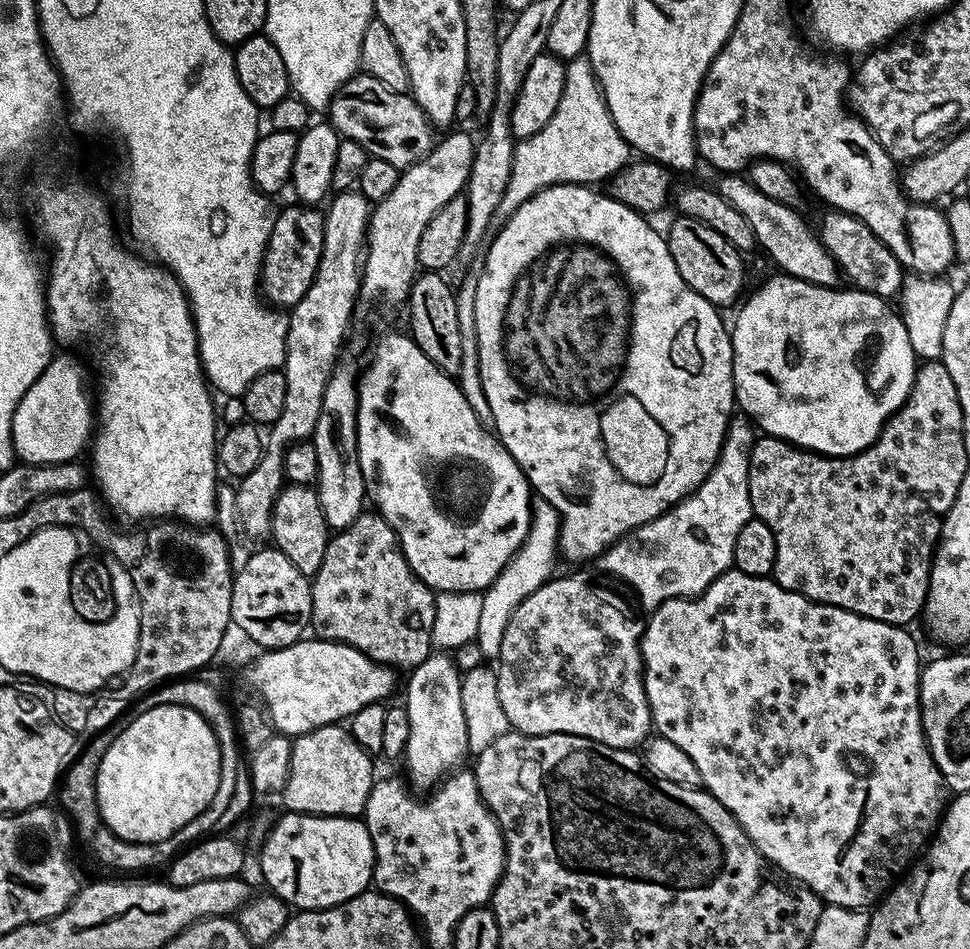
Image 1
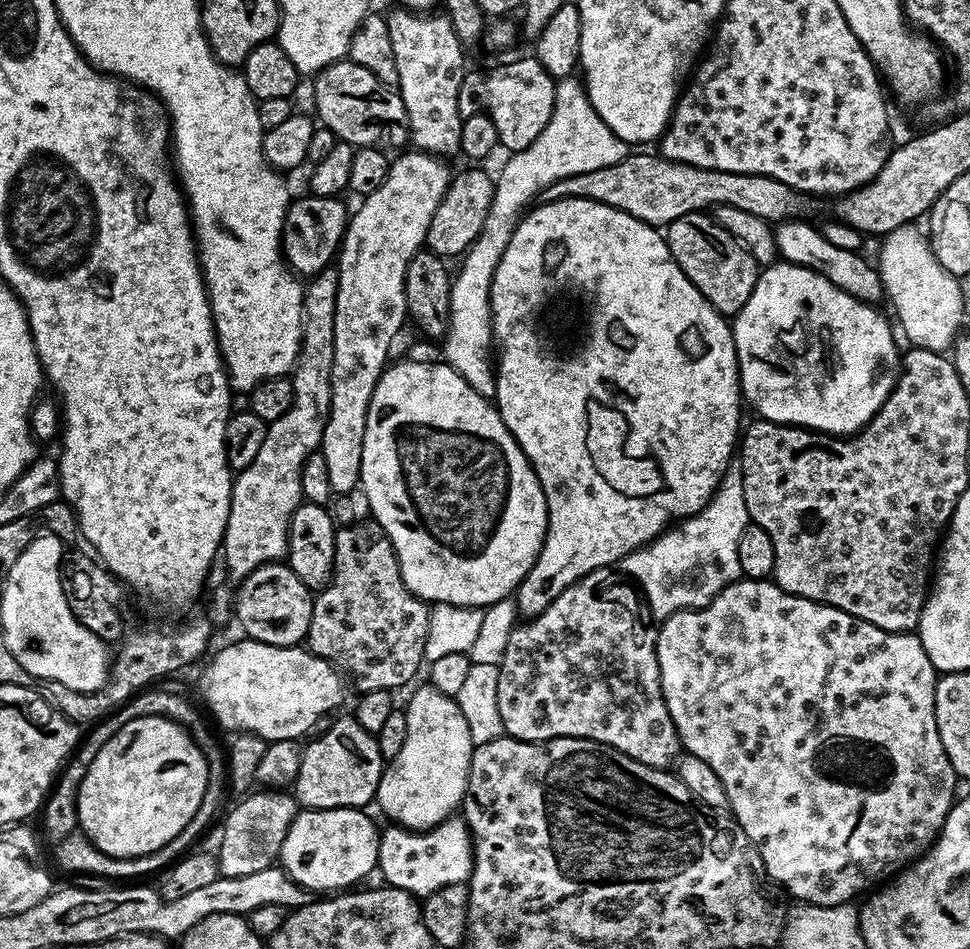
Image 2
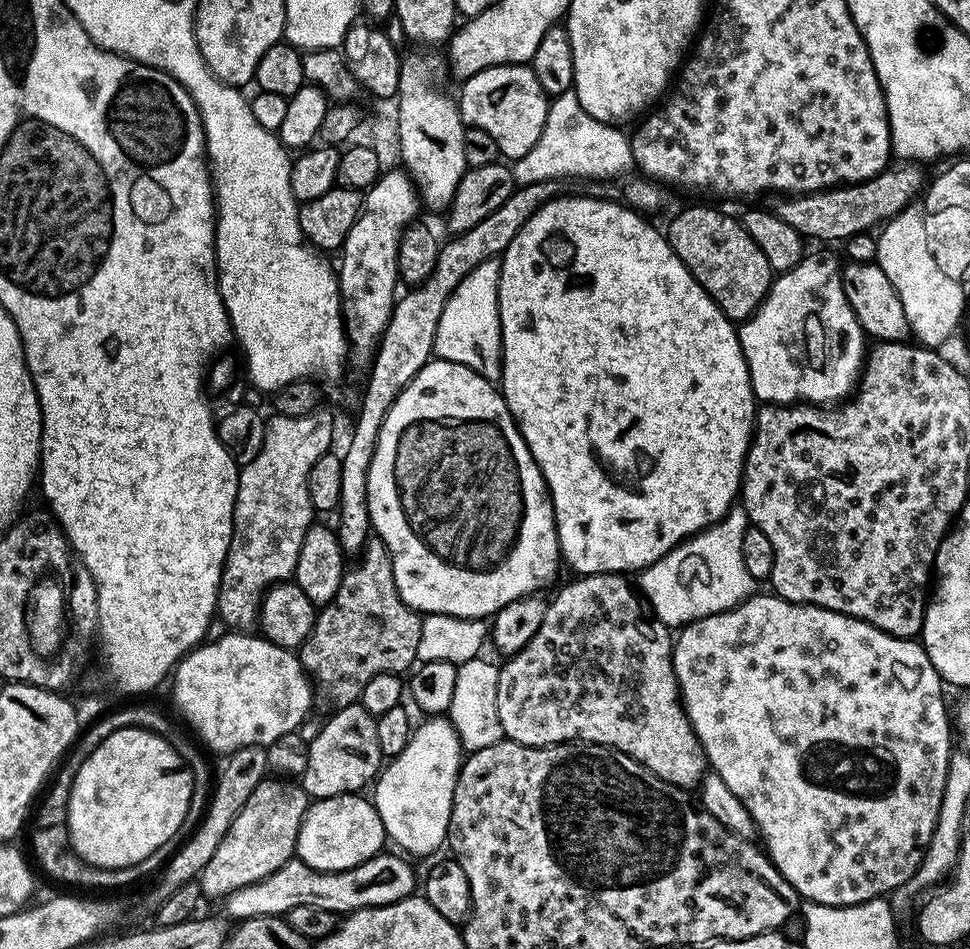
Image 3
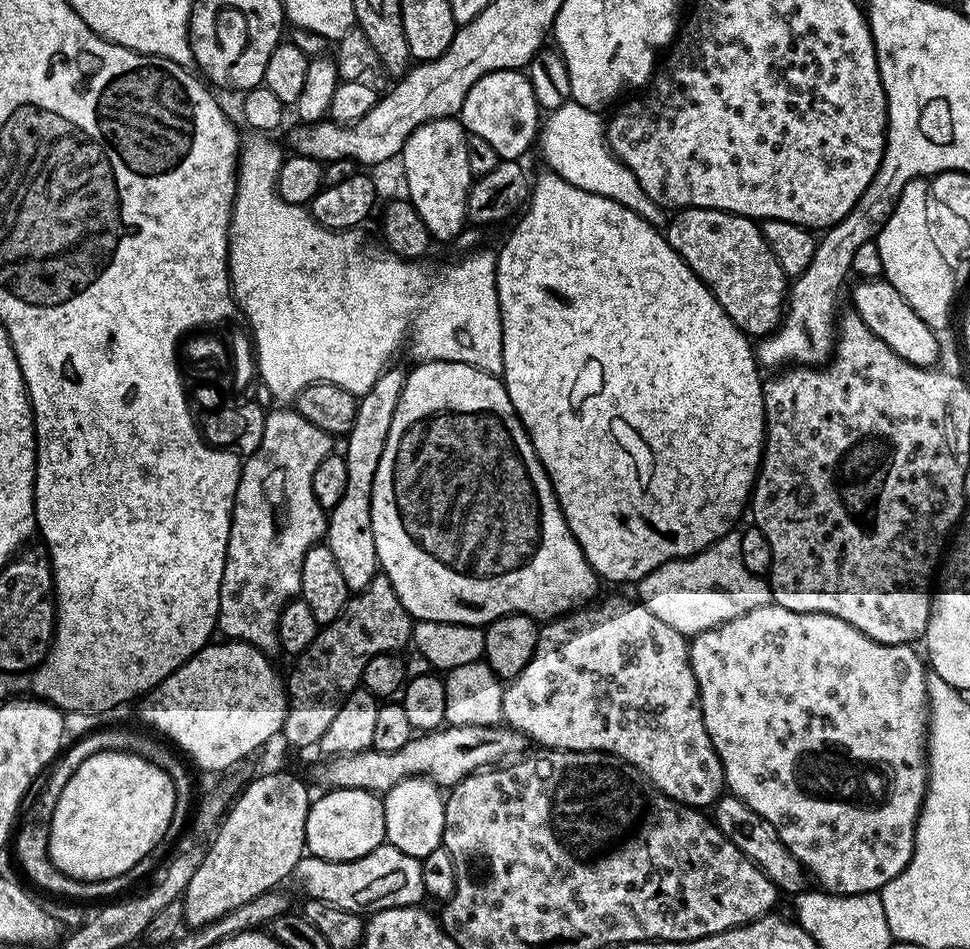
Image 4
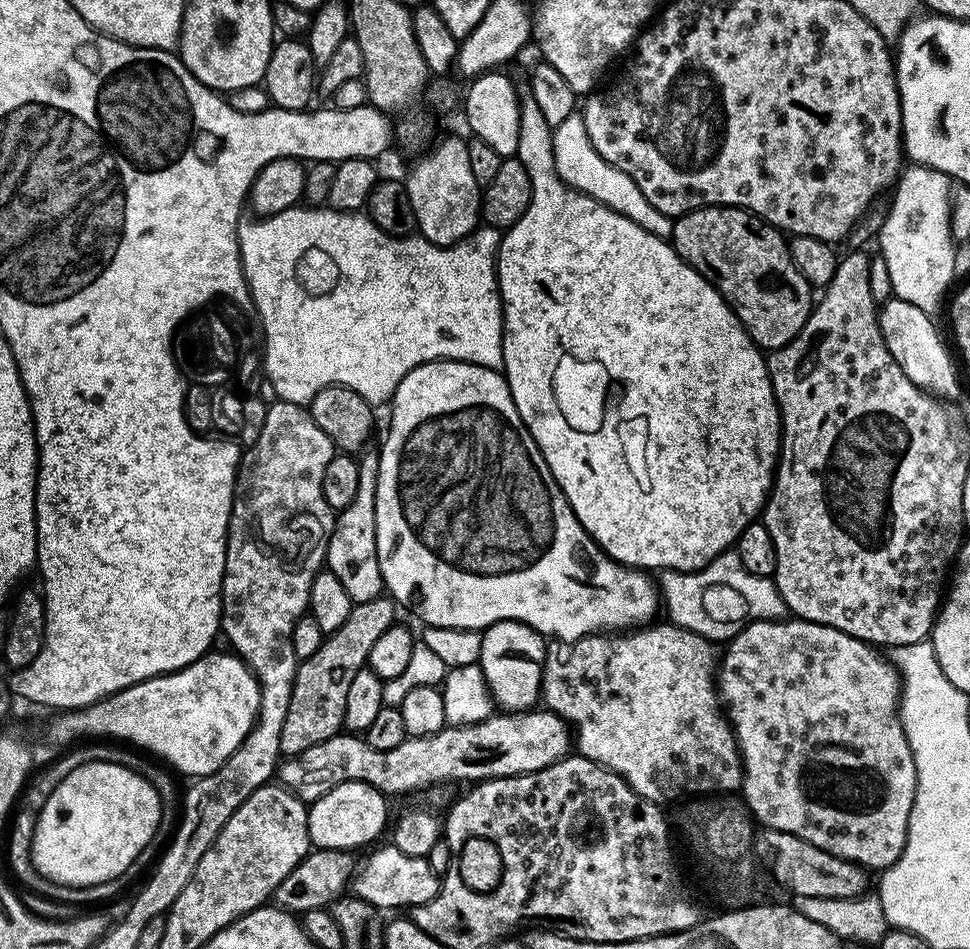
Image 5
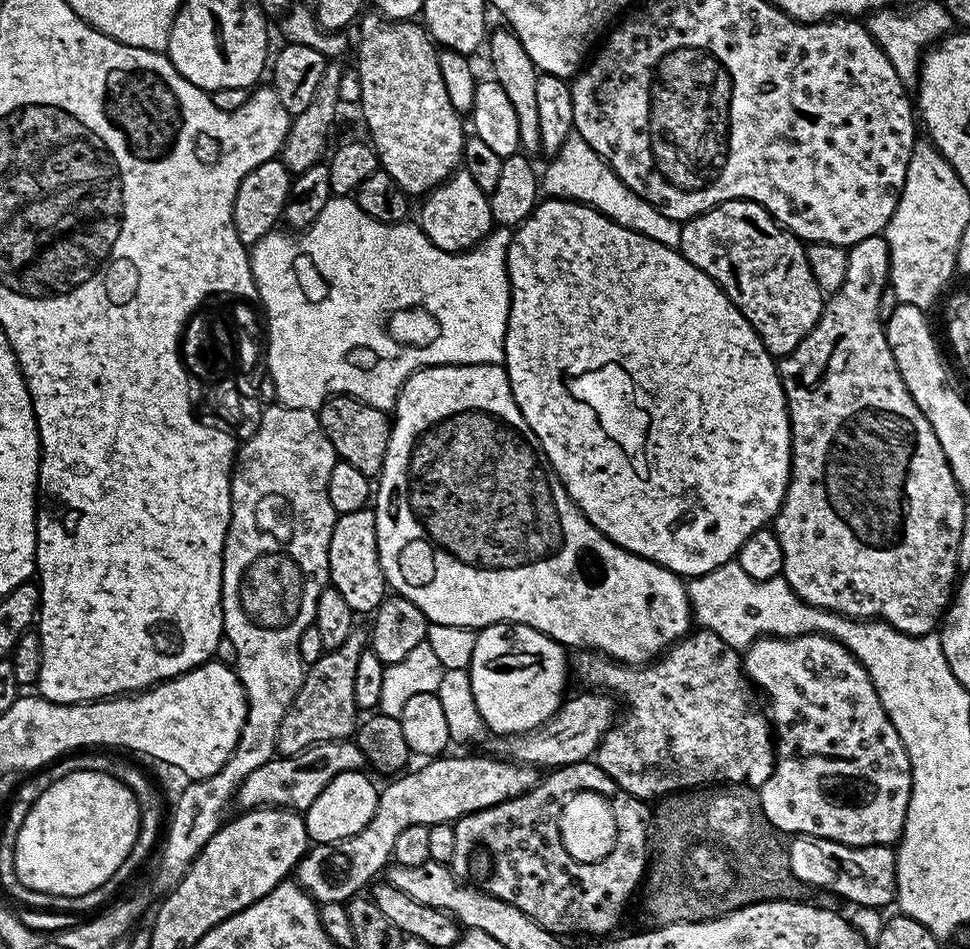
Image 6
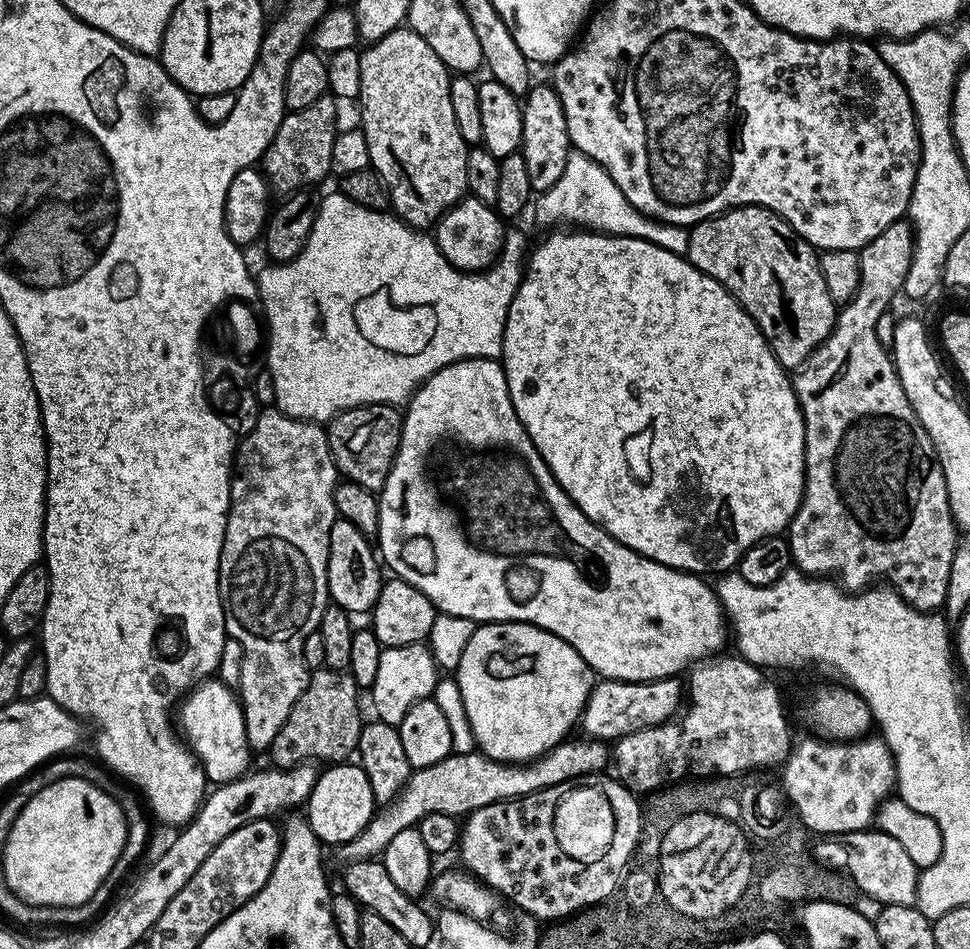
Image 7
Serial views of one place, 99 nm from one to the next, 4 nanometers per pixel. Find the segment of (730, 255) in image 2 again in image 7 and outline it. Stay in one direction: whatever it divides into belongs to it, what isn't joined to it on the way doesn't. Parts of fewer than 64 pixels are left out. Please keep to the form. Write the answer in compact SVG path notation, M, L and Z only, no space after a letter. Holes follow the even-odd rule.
M746 204L742 208L730 208L719 216L691 225L688 236L687 260L702 270L702 274L717 280L745 308L748 316L760 327L776 361L785 370L799 368L804 359L832 333L838 306L830 298L830 290L826 290L826 278L822 278L817 249L807 244L788 225L787 220L769 208Z

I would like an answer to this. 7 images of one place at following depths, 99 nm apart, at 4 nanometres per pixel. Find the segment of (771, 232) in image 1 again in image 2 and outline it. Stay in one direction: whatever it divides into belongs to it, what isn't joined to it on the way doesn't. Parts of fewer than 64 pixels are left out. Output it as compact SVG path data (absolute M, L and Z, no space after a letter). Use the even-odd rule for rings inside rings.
M786 220L775 225L776 245L780 251L779 259L789 264L797 264L798 266L806 266L810 270L814 270L818 274L822 274L826 278L830 278L830 282L834 282L834 286L838 286L842 290L846 290L846 294L850 294L854 298L861 300L863 304L873 306L879 305L879 300L885 299L884 283L880 280L880 273L877 265L872 264L868 260L863 260L860 252L851 252L850 250L841 250L839 246L826 242L823 231L819 227L811 228L807 221L804 220Z

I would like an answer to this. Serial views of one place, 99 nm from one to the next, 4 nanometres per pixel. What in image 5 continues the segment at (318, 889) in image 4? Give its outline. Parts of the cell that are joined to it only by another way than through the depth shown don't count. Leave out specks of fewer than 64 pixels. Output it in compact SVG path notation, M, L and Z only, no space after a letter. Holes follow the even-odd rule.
M394 846L387 847L370 853L357 867L350 888L358 899L364 899L379 910L385 908L411 910L417 904L425 904L441 895L441 877L432 871L425 857L402 854L402 850Z

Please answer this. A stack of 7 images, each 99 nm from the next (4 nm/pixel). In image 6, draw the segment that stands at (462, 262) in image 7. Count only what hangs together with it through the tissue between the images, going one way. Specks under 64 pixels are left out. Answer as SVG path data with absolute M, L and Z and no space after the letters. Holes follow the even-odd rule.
M457 170L440 184L433 188L427 196L423 197L418 223L420 229L438 246L447 252L467 252L475 244L488 237L494 227L489 193L478 190L474 178L462 170Z

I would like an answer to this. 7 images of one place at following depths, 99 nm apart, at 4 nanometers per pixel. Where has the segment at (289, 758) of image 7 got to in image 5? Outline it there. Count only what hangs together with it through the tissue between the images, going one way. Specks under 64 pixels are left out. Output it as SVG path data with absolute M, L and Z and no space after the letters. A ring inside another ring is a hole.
M384 594L375 596L370 602L353 604L350 618L346 618L346 622L338 626L338 630L327 633L322 646L318 646L318 650L314 650L310 658L297 663L294 690L290 694L290 710L286 710L286 723L282 726L280 751L285 757L297 756L302 754L302 750L310 750L310 746L318 746L318 742L326 742L326 738L341 735L346 714L346 693L350 691L350 681L353 680L354 674L358 674L358 670L367 665L374 642L378 642L378 638L382 638L382 634L386 634L386 630L390 630L390 626L397 623L396 612L398 613L397 605Z

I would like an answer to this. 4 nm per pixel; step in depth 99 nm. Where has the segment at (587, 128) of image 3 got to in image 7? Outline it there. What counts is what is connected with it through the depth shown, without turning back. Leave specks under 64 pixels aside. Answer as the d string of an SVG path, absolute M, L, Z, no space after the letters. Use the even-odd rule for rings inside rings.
M575 150L569 152L566 169L563 170L558 182L535 199L533 210L537 222L546 226L545 228L556 225L577 226L609 236L642 238L680 255L685 255L688 251L689 231L685 227L662 224L649 216L642 215L636 207L630 205L629 200L622 194L622 190L619 190L605 168L588 155Z

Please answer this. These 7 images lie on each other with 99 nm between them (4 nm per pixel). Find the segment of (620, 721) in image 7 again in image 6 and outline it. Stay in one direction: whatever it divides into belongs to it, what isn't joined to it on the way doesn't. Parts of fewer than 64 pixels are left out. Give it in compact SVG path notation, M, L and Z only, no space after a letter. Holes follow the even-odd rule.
M584 690L581 696L565 699L560 705L558 711L542 726L538 726L534 730L524 732L520 736L510 736L503 741L503 755L507 759L516 761L517 764L530 764L537 770L555 770L557 768L565 768L571 764L583 764L589 758L595 757L596 748L600 744L601 738L612 729L612 725L618 719L618 704L611 695L605 694L600 690Z

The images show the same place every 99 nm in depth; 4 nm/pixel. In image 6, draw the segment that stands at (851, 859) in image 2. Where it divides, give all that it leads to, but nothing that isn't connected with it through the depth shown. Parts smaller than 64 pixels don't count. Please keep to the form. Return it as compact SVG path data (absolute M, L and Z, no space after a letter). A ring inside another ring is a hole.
M809 634L806 636L761 636L753 640L752 645L743 653L744 673L757 689L764 691L768 699L766 715L774 733L774 747L776 749L776 767L773 768L770 778L758 789L760 808L764 816L780 832L799 834L802 836L817 836L845 844L851 848L865 848L866 846L892 846L904 835L906 810L912 797L912 767L910 758L906 754L906 746L902 746L902 738L898 738L898 730L890 722L878 694L874 690L874 682L870 682L870 674L860 665L858 658L846 650L831 636L823 634Z

